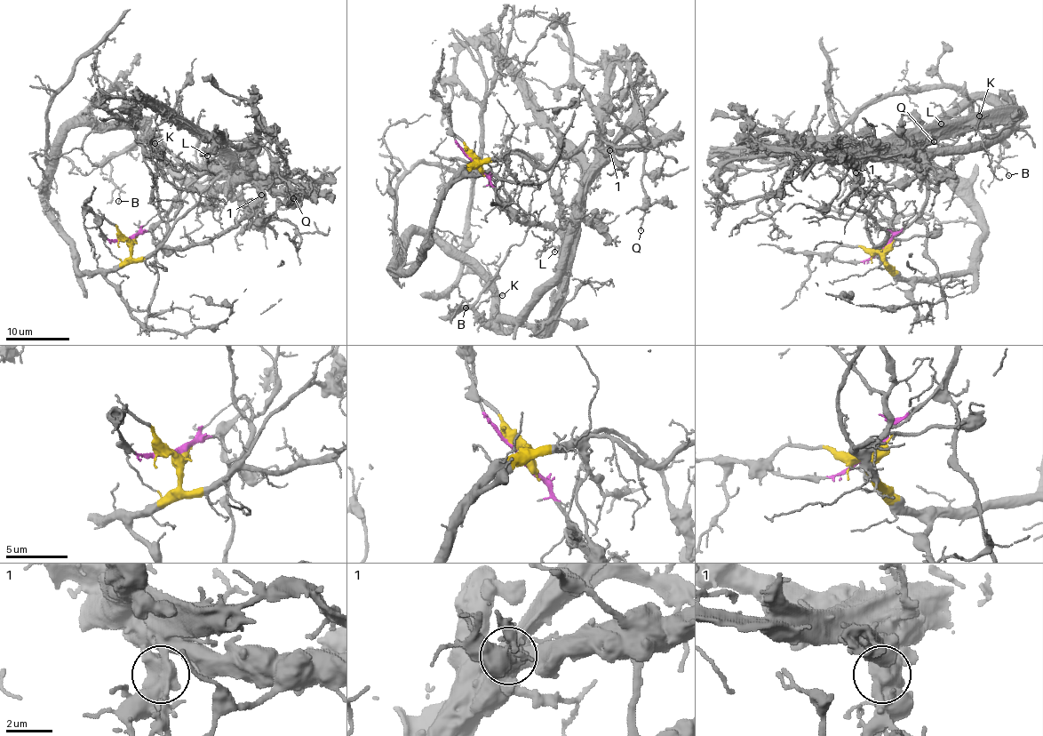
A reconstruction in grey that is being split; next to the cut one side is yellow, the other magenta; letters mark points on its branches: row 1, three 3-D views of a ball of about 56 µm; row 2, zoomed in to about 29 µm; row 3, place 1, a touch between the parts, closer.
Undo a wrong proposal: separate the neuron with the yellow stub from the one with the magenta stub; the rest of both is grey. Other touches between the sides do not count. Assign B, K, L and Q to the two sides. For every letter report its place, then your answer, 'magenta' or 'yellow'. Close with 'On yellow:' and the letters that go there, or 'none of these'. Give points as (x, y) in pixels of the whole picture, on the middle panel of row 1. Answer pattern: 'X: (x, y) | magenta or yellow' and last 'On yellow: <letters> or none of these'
B: (465, 308) | yellow
K: (502, 295) | yellow
L: (554, 252) | magenta
Q: (640, 230) | yellow
On yellow: B, K, Q

